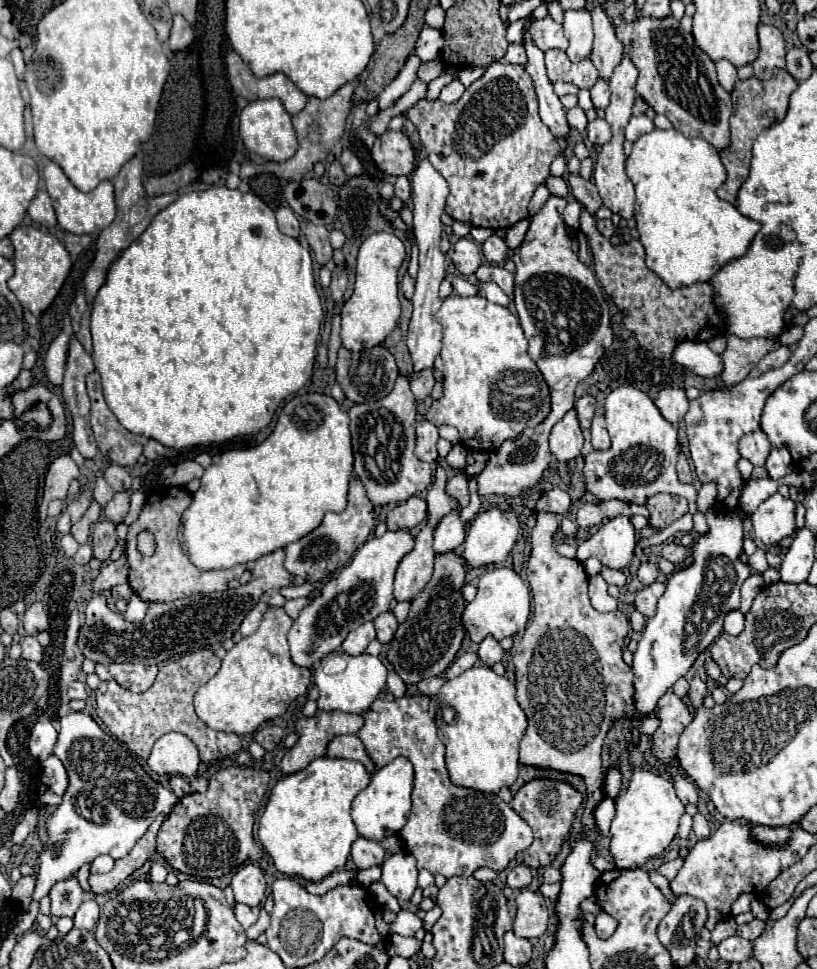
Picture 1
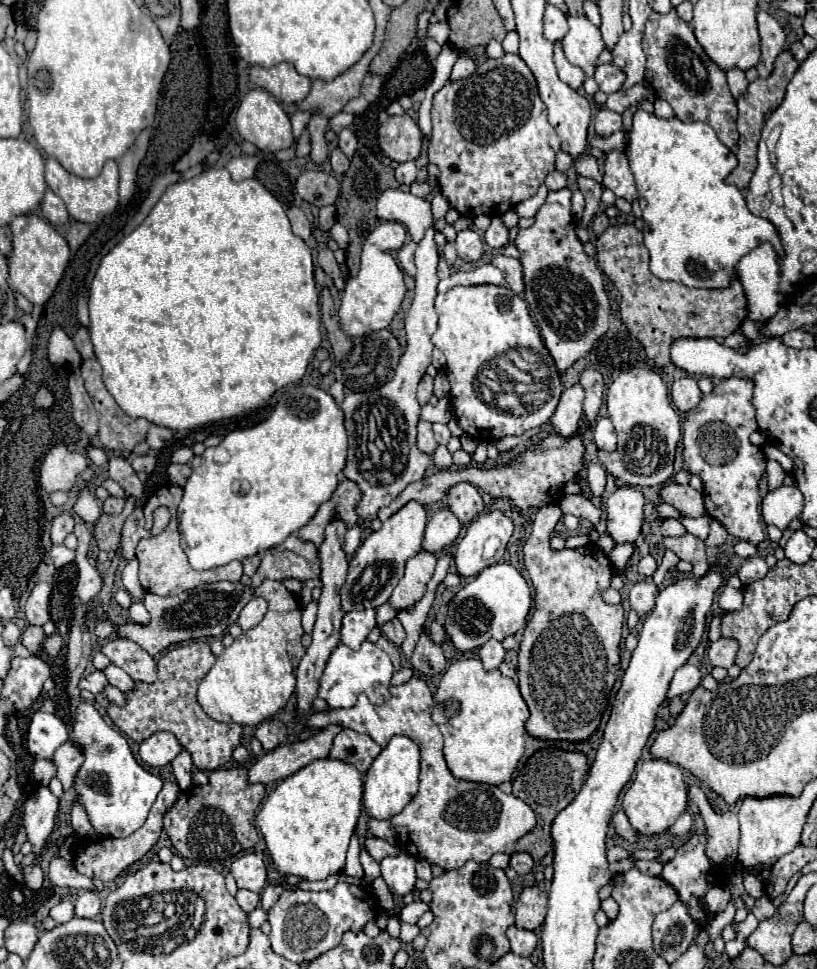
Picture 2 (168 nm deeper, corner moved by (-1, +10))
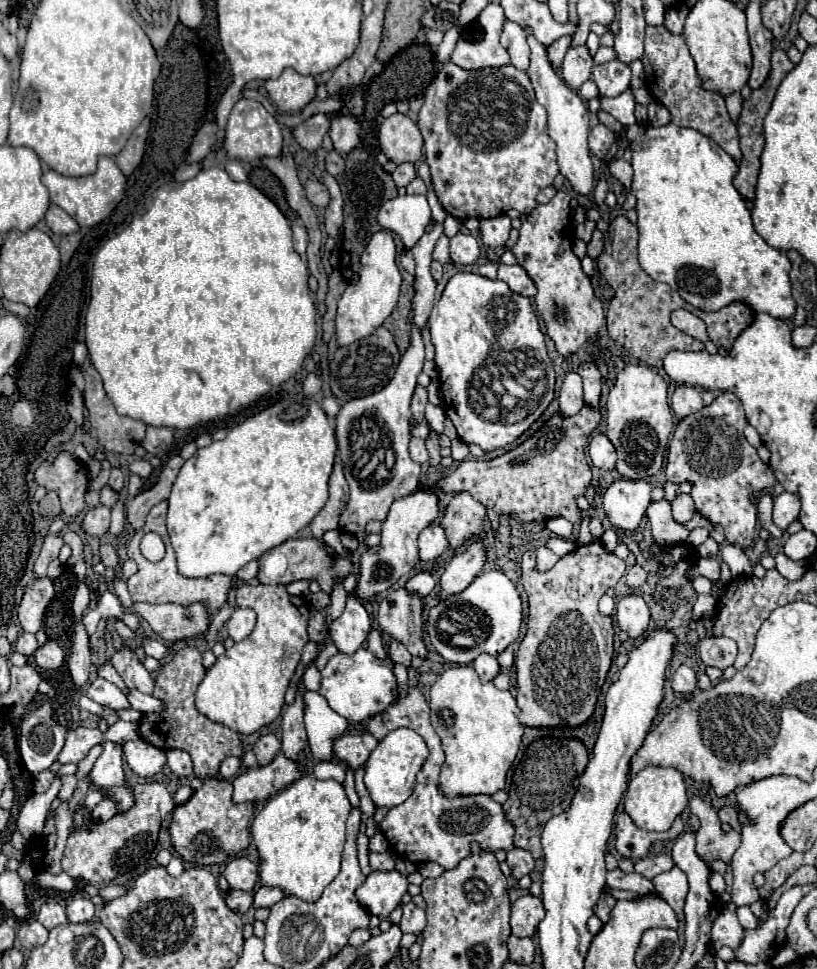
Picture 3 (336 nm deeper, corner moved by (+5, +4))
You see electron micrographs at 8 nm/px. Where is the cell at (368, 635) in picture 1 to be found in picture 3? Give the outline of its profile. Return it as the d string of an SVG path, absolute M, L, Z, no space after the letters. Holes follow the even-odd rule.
M348 597L344 613L330 623L330 639L338 651L352 655L368 637L370 617L362 603L354 597Z

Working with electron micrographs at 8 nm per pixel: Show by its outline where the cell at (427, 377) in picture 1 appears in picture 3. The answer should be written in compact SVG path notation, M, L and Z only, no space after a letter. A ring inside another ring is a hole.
M416 387L414 397L412 397L412 415L416 421L424 421L424 407L428 403L428 393L426 387Z

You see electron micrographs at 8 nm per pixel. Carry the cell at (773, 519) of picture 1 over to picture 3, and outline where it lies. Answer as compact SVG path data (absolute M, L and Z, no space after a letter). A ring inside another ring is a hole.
M782 493L774 497L774 525L778 525L782 531L788 529L788 525L798 519L800 513L800 497L794 493Z

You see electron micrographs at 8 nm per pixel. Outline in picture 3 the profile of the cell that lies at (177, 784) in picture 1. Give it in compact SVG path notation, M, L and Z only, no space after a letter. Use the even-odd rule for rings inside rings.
M170 749L166 755L168 755L168 767L176 777L190 777L192 775L192 761L186 751Z

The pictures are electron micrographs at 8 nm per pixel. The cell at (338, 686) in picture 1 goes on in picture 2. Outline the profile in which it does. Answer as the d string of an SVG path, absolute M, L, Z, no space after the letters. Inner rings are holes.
M364 641L362 647L358 651L352 651L348 649L346 645L338 645L328 663L326 663L326 669L324 669L324 675L320 679L320 691L318 695L322 699L326 699L326 703L336 709L336 707L354 707L356 705L356 699L360 693L364 693L372 705L382 705L390 699L390 679L394 675L394 667L392 667L392 661L390 657L378 649L374 643L370 641Z

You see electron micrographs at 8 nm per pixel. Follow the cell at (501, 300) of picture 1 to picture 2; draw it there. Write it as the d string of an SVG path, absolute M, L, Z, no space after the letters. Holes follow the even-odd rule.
M492 263L480 265L472 271L466 273L454 273L448 279L442 279L438 285L438 293L446 293L448 289L456 287L456 285L482 285L482 283L490 283L490 285L506 285L504 275L500 273L498 267L494 267Z

